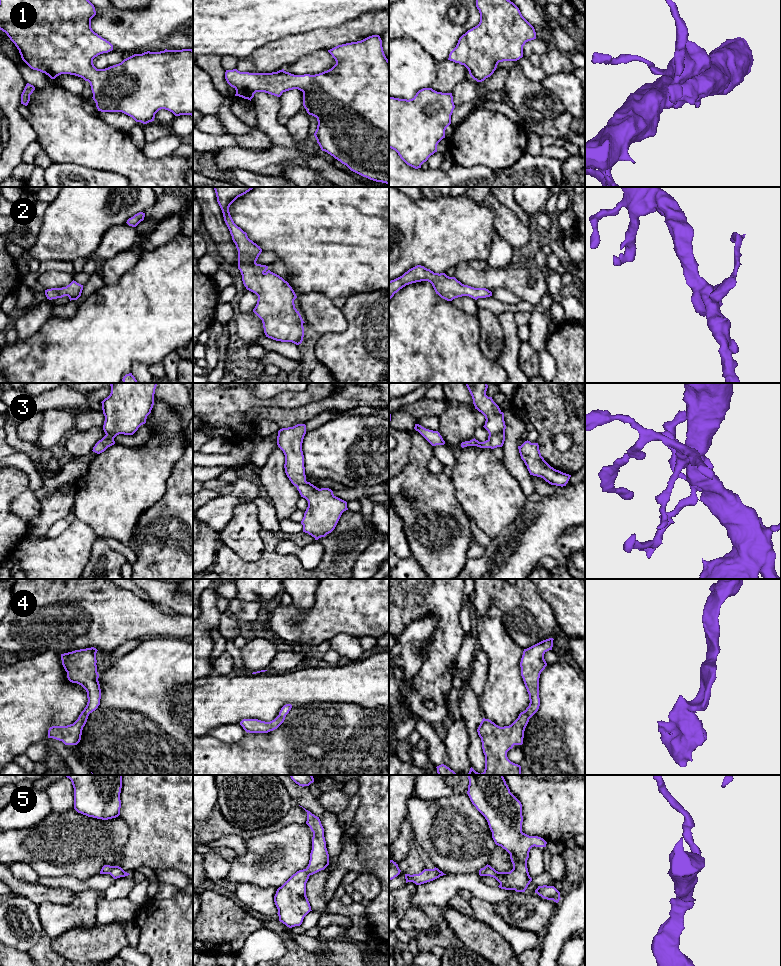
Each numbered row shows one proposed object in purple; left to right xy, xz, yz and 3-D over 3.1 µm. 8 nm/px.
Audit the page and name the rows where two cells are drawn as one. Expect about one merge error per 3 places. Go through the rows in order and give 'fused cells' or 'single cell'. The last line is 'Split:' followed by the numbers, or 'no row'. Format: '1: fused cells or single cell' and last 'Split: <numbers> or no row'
1: single cell
2: single cell
3: single cell
4: single cell
5: single cell
Split: no row

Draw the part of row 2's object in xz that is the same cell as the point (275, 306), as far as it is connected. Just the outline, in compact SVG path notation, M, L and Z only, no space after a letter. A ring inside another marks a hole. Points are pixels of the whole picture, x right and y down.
M213 187L217 202L222 210L224 221L230 231L232 240L238 250L238 269L242 275L242 281L247 290L258 296L257 304L253 312L262 320L266 337L281 342L292 342L299 345L303 341L305 323L295 308L294 300L297 298L294 290L279 275L271 272L268 266L257 264L256 261L262 252L260 246L250 240L247 233L238 227L229 212L230 205L240 196L246 194L254 187Z

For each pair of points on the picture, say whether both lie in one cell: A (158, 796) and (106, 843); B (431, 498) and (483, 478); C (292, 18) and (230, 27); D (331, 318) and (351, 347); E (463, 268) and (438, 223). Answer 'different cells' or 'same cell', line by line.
A: different cells
B: different cells
C: same cell
D: different cells
E: different cells

